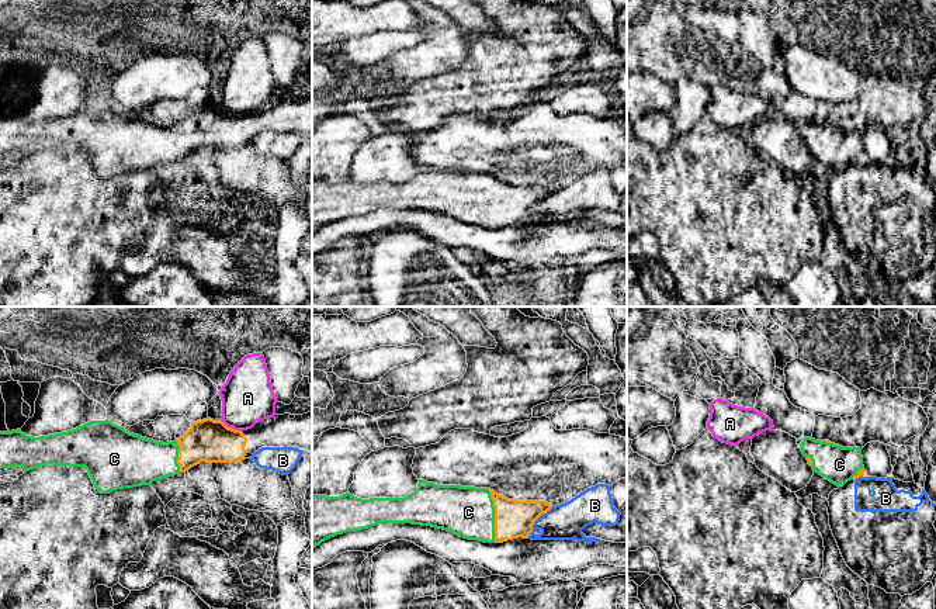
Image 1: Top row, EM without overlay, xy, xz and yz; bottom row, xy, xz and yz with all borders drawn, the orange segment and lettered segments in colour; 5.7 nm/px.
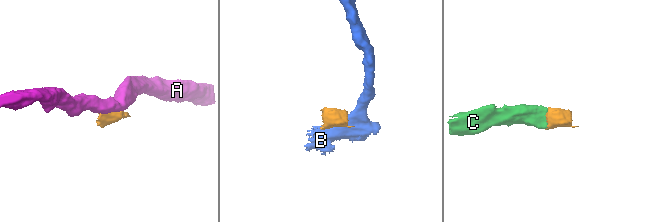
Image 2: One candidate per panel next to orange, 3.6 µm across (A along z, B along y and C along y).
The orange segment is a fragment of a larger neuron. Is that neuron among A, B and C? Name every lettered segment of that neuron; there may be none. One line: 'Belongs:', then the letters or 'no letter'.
Belongs: C

